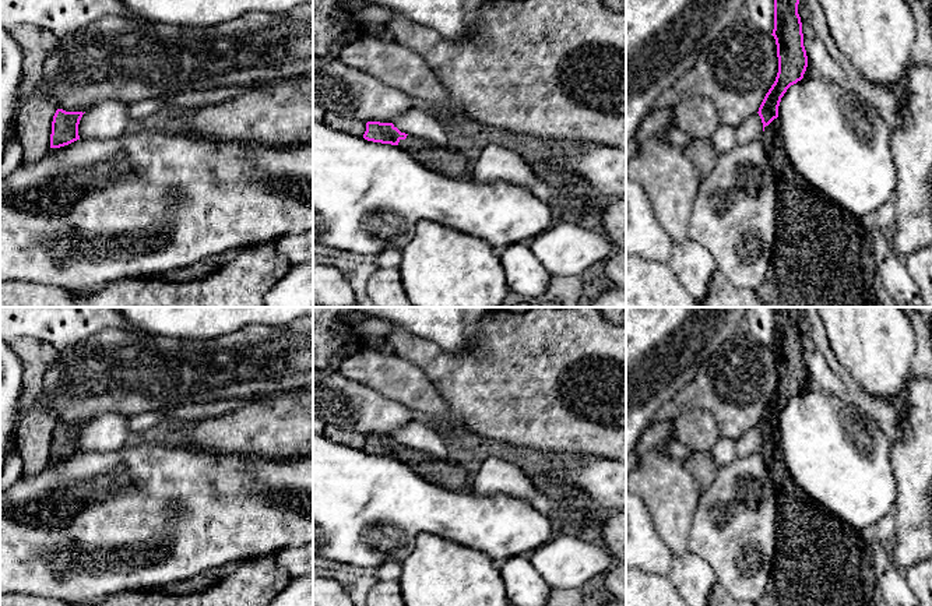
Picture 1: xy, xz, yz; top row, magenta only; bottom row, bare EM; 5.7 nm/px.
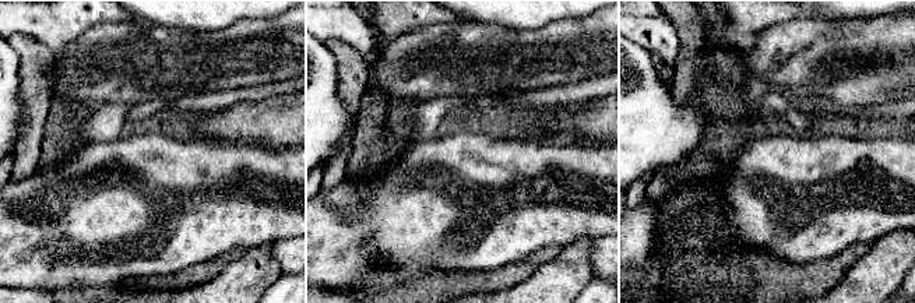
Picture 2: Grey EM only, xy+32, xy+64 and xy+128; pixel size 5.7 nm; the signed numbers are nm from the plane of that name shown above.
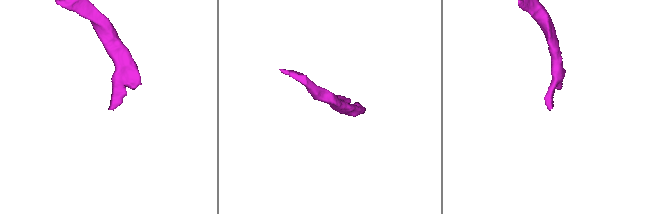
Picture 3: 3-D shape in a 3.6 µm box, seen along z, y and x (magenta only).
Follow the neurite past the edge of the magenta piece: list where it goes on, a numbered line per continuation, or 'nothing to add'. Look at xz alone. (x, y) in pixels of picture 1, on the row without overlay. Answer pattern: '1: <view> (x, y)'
1: xz (452, 474)

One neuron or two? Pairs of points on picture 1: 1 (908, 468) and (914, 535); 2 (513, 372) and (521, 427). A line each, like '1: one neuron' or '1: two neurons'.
1: one neuron
2: one neuron

